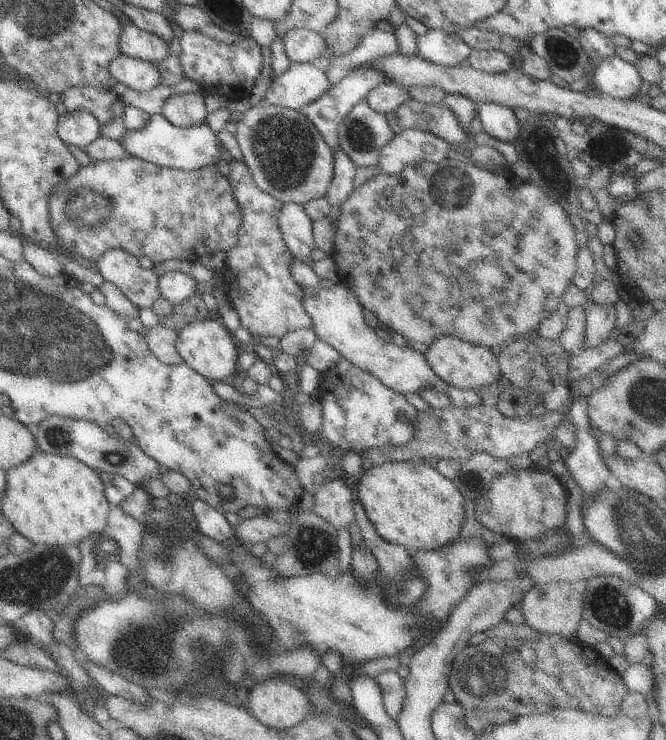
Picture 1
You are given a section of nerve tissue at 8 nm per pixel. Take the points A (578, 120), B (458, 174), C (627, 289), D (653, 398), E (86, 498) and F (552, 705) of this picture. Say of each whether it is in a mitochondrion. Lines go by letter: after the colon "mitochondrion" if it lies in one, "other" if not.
A: other
B: mitochondrion
C: other
D: mitochondrion
E: other
F: other

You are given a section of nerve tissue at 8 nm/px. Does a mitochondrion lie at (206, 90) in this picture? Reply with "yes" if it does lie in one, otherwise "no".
no

